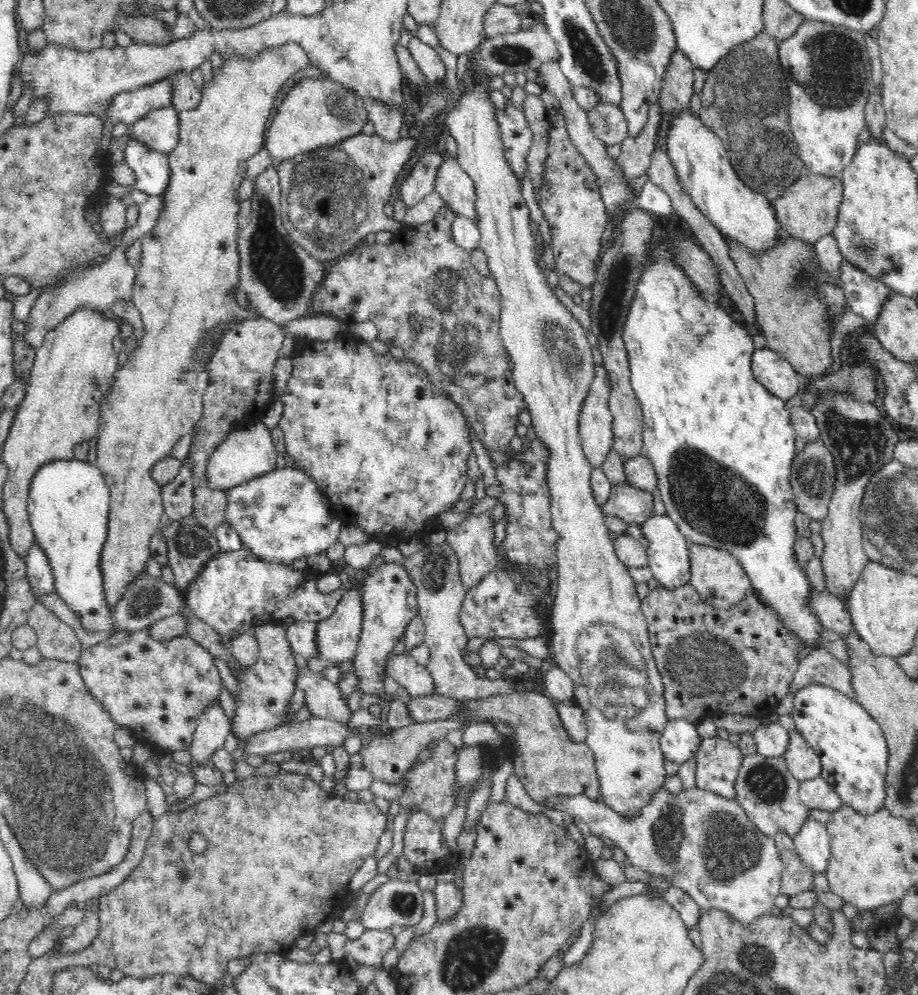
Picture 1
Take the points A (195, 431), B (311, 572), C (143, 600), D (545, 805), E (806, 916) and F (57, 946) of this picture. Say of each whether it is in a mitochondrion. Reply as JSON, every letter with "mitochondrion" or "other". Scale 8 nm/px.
{"A":"other","B":"other","C":"mitochondrion","D":"other","E":"other","F":"other"}

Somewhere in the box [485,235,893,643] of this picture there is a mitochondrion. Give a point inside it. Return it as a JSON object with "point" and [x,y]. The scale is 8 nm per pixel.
{"point":[714,501]}

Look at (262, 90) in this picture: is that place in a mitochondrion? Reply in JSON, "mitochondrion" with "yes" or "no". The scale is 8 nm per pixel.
{"mitochondrion":"no"}

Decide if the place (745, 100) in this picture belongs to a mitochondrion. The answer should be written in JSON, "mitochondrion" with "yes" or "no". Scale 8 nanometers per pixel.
{"mitochondrion":"yes"}

